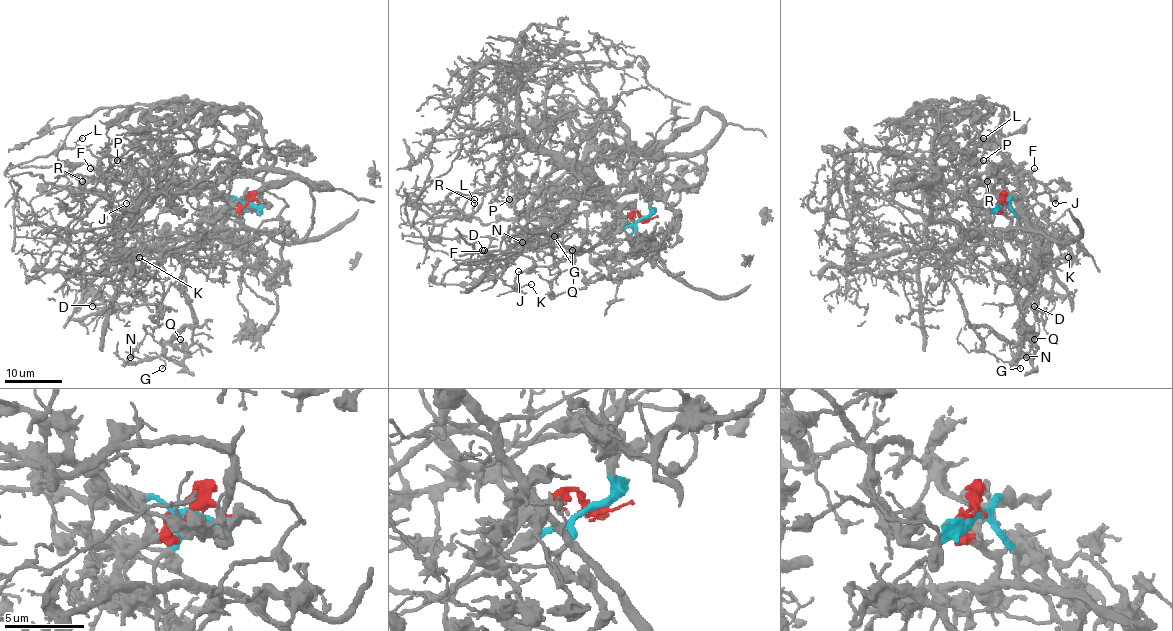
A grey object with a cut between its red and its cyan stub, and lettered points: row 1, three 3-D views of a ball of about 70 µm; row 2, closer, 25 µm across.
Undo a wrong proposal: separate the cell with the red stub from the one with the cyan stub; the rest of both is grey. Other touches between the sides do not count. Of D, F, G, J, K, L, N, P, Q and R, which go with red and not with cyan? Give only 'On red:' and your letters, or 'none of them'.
On red: G, L, N, P, Q, R

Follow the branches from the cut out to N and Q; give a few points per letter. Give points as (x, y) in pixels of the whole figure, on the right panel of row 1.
N: (1004, 201), (997, 205), (1010, 224), (969, 235), (945, 276), (969, 322), (1027, 356)
Q: (1004, 201), (997, 205), (1010, 224), (969, 235), (945, 276), (969, 322), (1012, 340), (1030, 361), (1034, 339)

